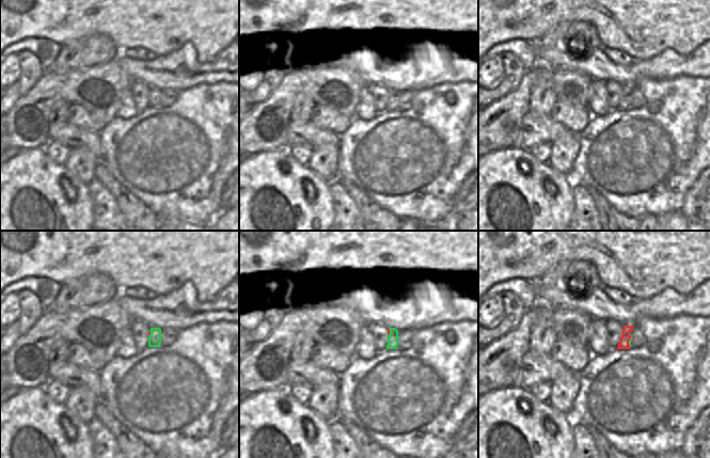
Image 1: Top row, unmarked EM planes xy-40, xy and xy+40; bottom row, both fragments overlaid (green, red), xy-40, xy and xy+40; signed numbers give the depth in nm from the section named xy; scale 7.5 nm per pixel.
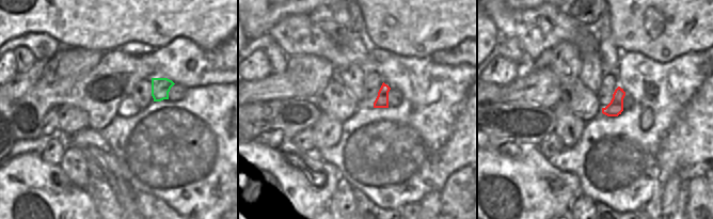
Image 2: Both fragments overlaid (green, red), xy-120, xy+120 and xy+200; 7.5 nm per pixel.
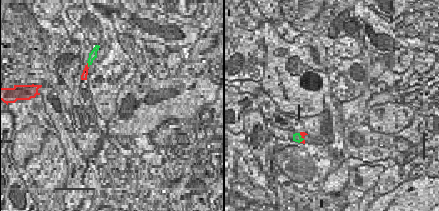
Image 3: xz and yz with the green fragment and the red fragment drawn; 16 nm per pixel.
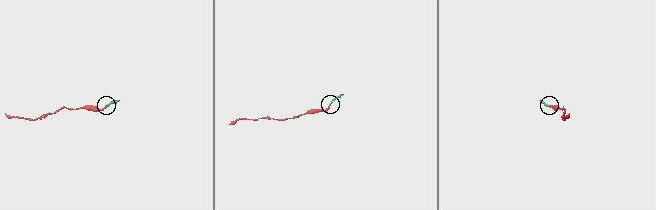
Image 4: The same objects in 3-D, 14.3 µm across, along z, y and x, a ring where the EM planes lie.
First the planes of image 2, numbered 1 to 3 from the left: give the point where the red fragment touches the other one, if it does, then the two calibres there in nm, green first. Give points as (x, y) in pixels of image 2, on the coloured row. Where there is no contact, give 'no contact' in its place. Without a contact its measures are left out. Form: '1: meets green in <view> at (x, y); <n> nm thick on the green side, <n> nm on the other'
1: no contact
2: no contact
3: no contact

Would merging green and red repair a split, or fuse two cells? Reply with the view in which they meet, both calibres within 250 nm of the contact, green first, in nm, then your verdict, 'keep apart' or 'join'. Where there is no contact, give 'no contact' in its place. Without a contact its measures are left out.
meets green in xy; 80 nm thick on the green side, 20 nm on the other; join

